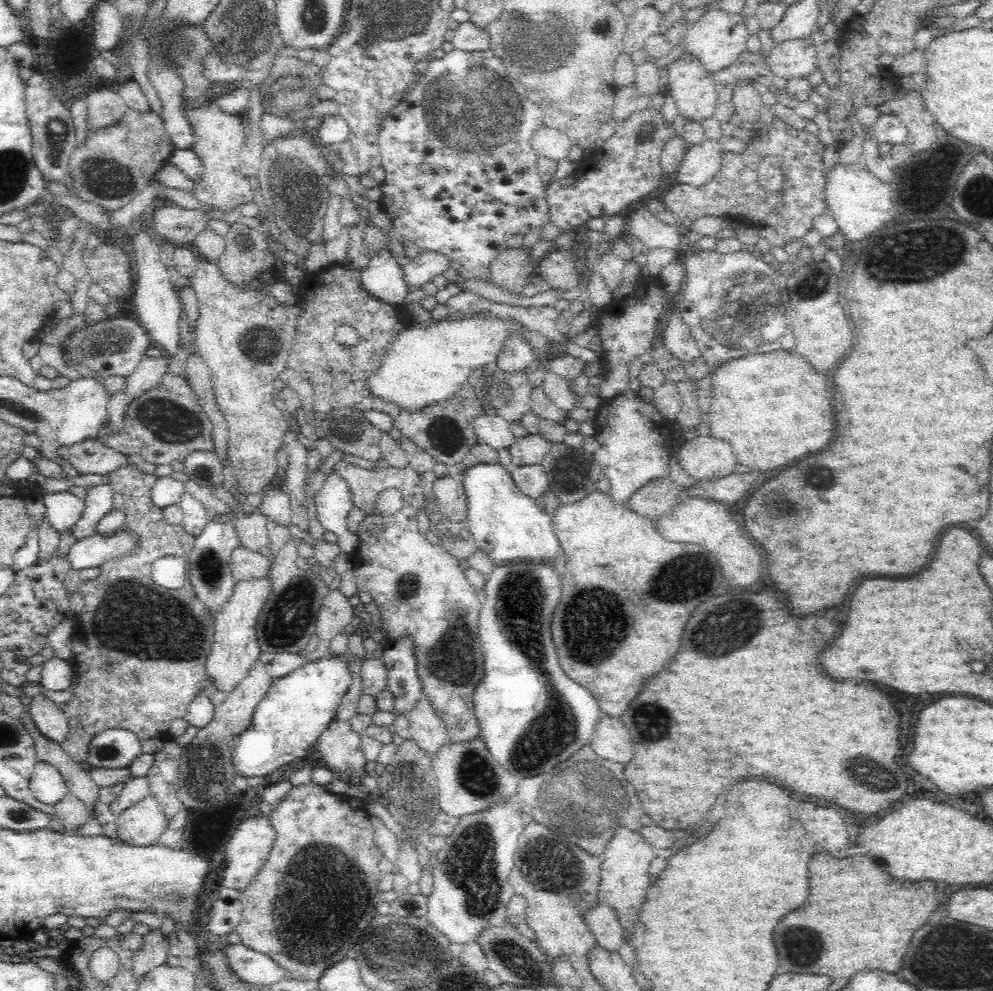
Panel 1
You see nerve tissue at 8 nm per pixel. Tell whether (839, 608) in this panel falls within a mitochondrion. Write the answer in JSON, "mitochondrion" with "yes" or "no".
{"mitochondrion":"no"}

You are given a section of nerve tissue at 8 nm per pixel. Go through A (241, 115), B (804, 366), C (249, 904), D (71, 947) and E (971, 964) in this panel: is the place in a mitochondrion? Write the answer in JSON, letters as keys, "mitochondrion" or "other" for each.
{"A":"other","B":"other","C":"other","D":"other","E":"mitochondrion"}

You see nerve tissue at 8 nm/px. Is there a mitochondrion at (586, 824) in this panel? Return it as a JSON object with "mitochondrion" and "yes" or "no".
{"mitochondrion":"yes"}

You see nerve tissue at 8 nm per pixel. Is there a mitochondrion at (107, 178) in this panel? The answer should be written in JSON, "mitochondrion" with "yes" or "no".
{"mitochondrion":"yes"}

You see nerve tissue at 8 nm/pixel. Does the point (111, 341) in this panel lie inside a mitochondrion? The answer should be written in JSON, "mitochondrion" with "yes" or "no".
{"mitochondrion":"yes"}

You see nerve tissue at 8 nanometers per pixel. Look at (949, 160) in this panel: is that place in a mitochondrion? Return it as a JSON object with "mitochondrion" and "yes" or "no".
{"mitochondrion":"no"}

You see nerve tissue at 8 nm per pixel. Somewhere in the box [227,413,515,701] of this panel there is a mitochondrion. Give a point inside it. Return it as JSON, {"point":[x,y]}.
{"point":[291,614]}

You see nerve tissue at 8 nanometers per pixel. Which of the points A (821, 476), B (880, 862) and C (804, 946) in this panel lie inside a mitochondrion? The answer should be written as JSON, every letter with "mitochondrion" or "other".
{"A":"mitochondrion","B":"other","C":"mitochondrion"}

